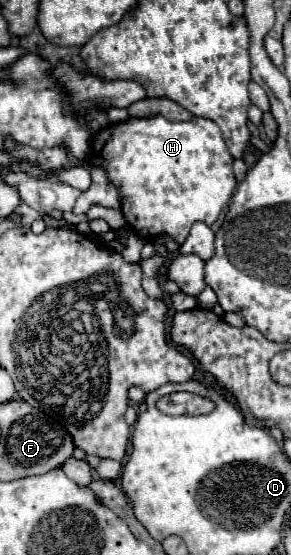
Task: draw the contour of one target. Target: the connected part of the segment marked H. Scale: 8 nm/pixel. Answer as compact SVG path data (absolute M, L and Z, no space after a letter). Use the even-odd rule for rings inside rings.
M164 116L128 118L92 136L88 164L106 170L120 188L122 212L128 224L144 238L170 236L182 244L194 222L214 224L228 204L236 178L220 128L206 118L170 122Z

